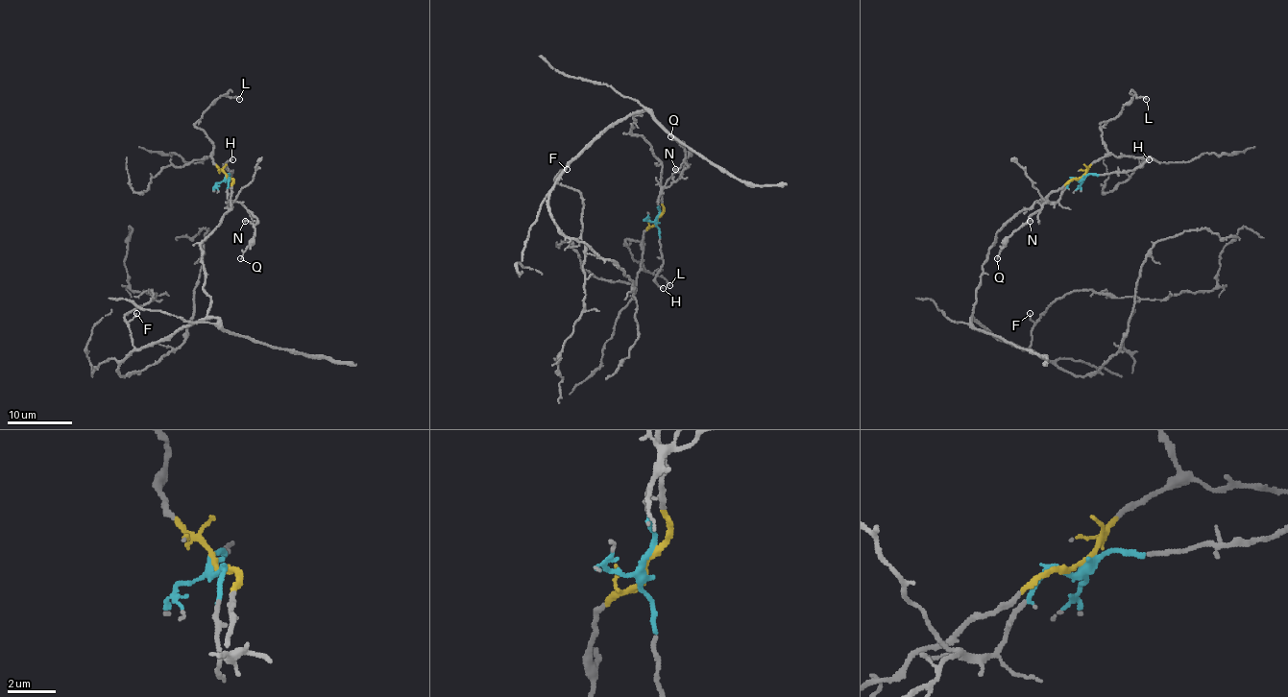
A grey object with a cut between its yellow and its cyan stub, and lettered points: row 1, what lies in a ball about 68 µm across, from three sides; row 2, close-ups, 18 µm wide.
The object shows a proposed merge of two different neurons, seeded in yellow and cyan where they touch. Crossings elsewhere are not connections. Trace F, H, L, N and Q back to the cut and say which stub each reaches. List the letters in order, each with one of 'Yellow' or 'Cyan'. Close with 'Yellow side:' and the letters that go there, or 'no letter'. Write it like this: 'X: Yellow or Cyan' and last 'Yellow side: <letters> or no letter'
F: Yellow
H: Cyan
L: Yellow
N: Cyan
Q: Cyan
Yellow side: F, L

